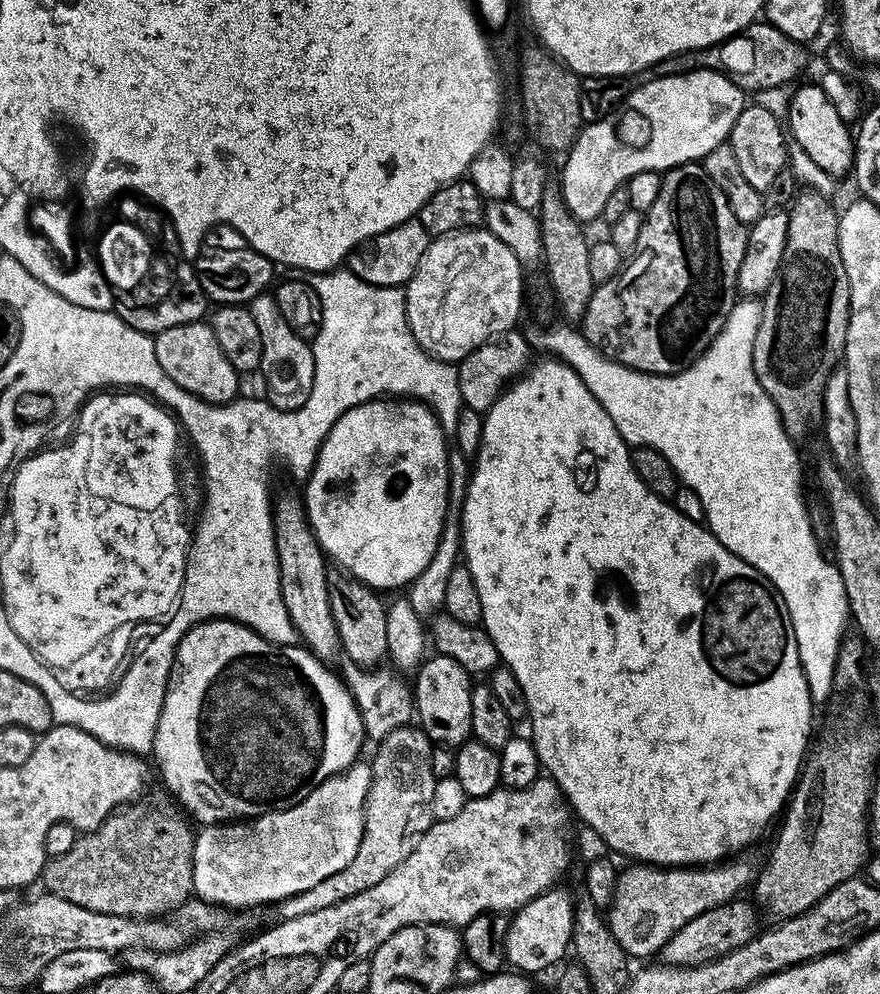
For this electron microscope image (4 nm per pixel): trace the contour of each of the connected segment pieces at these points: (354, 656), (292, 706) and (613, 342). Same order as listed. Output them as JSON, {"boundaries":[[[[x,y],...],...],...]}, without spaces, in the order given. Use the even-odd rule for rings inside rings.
{"boundaries":[[[[332,568],[328,571],[327,592],[330,598],[331,617],[334,618],[336,637],[342,652],[361,668],[372,668],[387,657],[387,605],[379,598],[375,589],[366,587],[359,580],[354,580],[342,570]]],[[[217,618],[190,629],[176,648],[176,659],[172,661],[171,672],[168,675],[152,756],[160,767],[160,776],[164,779],[165,786],[184,803],[183,811],[193,821],[201,820],[199,823],[205,826],[225,821],[242,821],[245,818],[261,816],[273,809],[288,808],[300,803],[319,783],[331,776],[338,776],[340,772],[355,764],[361,755],[359,752],[363,744],[366,744],[364,723],[356,708],[356,697],[352,695],[347,683],[344,685],[338,677],[332,676],[325,661],[303,646],[284,646],[274,650],[272,644],[250,628],[227,618]],[[311,748],[320,748],[324,756],[304,756]]],[[[700,162],[679,164],[676,168],[669,168],[667,172],[663,173],[662,190],[658,190],[658,198],[654,201],[654,206],[650,206],[650,210],[643,213],[643,218],[642,230],[638,234],[638,242],[631,253],[630,259],[620,269],[620,275],[616,277],[614,287],[610,290],[607,284],[595,285],[582,317],[582,331],[585,338],[590,342],[590,346],[594,346],[610,360],[617,360],[619,364],[624,364],[628,368],[646,374],[673,376],[682,370],[686,370],[711,346],[714,338],[718,338],[718,334],[724,329],[726,318],[730,318],[730,310],[736,305],[738,299],[736,290],[738,270],[742,267],[742,254],[746,254],[748,228],[739,224],[734,218],[734,210],[730,210],[730,202],[726,202],[726,194],[722,194],[722,190],[718,190],[718,186],[706,174],[704,165]]]]}

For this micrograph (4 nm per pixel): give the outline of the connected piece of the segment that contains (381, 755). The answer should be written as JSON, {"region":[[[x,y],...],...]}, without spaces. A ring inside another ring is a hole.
{"region":[[[406,723],[398,730],[390,730],[386,738],[375,745],[376,757],[370,760],[372,768],[372,785],[366,794],[364,808],[364,833],[358,845],[358,852],[348,866],[336,874],[331,874],[318,885],[310,887],[305,892],[290,896],[275,905],[274,910],[280,920],[298,918],[298,914],[310,914],[314,910],[326,910],[326,906],[334,906],[346,898],[354,898],[354,894],[362,894],[362,890],[370,890],[370,886],[378,886],[386,874],[390,874],[418,846],[422,834],[434,823],[431,810],[431,800],[437,783],[436,775],[432,772],[432,749],[434,745],[428,735],[418,726]]]}

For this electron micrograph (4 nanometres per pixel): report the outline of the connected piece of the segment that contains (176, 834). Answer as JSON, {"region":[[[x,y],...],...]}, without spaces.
{"region":[[[133,802],[117,808],[97,828],[77,835],[66,854],[49,859],[42,873],[43,887],[58,898],[66,898],[66,902],[74,902],[74,906],[133,918],[160,914],[156,912],[167,904],[190,896],[193,825],[168,804],[138,805]]]}

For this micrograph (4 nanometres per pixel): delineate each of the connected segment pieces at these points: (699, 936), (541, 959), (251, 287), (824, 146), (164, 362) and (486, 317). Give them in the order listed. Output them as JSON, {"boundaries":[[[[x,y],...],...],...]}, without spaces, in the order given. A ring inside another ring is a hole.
{"boundaries":[[[[737,898],[728,904],[714,906],[714,910],[706,910],[706,914],[698,914],[698,918],[686,922],[686,926],[682,926],[682,930],[678,930],[678,934],[674,934],[674,938],[664,944],[663,963],[673,964],[676,968],[693,968],[706,962],[714,962],[738,950],[738,946],[746,946],[746,942],[753,940],[761,927],[761,913],[751,899],[744,899]]],[[[553,886],[538,898],[526,902],[511,913],[508,928],[504,932],[504,958],[509,969],[520,974],[544,972],[556,964],[569,951],[572,942],[575,910],[573,893],[563,892],[560,886]]],[[[218,224],[206,233],[194,258],[194,267],[202,290],[216,306],[248,306],[254,298],[267,293],[273,283],[272,261],[258,254],[258,250],[254,250],[254,246],[250,246],[250,242],[246,242],[246,238],[228,224]]],[[[804,84],[791,93],[786,115],[786,128],[791,139],[796,140],[806,154],[833,178],[840,178],[853,171],[854,168],[854,136],[849,125],[839,117],[833,102],[823,92],[821,85]]],[[[201,322],[198,324],[187,324],[186,326],[170,326],[170,330],[162,330],[155,333],[154,354],[158,354],[158,363],[162,365],[162,370],[182,386],[190,394],[202,398],[208,404],[229,404],[230,401],[237,399],[240,388],[241,377],[236,368],[230,366],[230,358],[222,354],[222,346],[218,346],[218,338],[214,338],[214,330],[211,323]]],[[[487,227],[429,239],[418,270],[403,289],[406,318],[418,346],[439,360],[459,362],[478,346],[513,331],[520,303],[526,300],[523,274],[514,250],[498,242]]]]}

